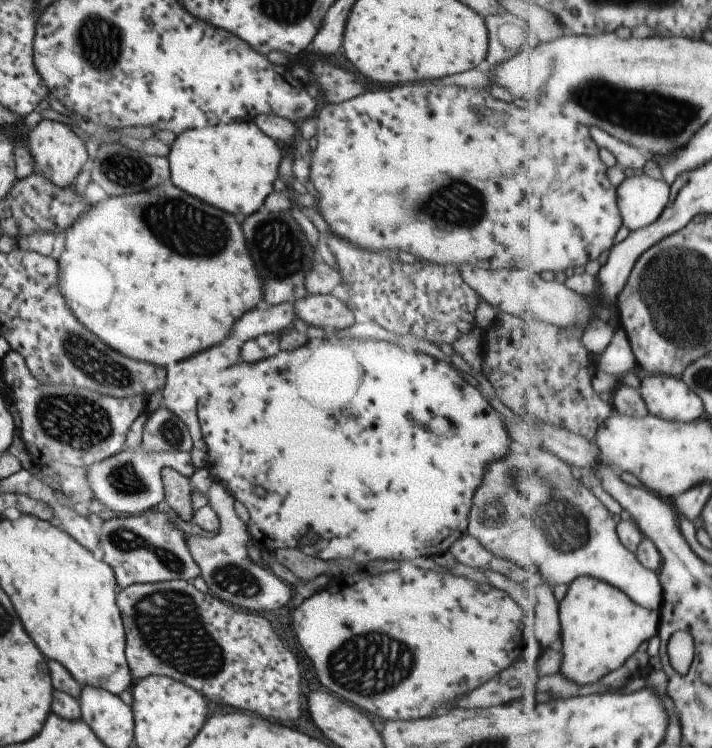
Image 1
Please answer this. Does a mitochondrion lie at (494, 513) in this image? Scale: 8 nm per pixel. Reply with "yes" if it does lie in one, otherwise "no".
yes

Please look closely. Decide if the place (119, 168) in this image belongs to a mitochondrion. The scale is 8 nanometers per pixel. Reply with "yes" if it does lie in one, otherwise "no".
yes

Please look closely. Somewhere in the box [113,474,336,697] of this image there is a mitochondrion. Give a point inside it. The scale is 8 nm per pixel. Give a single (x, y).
(169, 623)

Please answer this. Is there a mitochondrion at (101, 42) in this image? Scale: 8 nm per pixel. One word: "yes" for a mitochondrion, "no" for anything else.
yes

